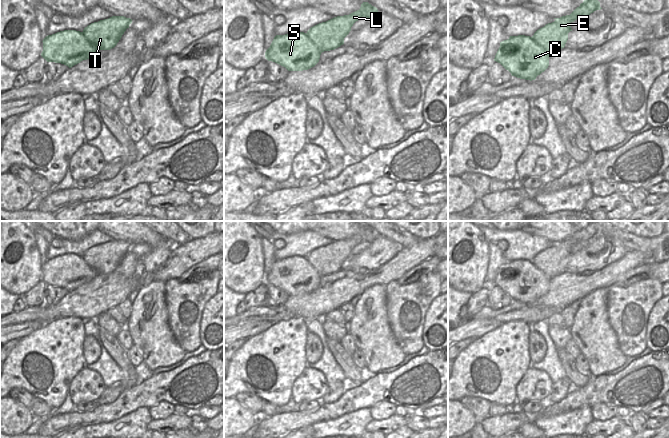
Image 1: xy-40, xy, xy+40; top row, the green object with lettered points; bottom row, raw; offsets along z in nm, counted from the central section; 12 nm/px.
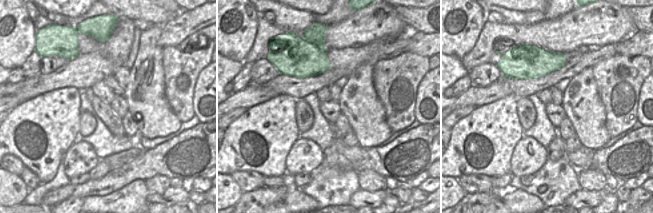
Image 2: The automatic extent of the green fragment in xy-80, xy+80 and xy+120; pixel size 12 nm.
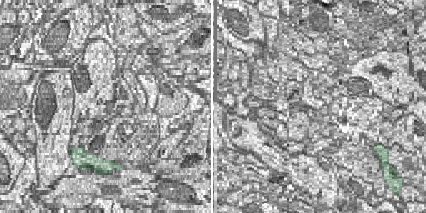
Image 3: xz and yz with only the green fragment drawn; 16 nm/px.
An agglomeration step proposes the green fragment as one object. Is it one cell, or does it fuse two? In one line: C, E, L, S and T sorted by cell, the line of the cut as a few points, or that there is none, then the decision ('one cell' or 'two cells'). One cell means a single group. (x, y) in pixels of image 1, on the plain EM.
groups C S / E L T; cut xy (305, 257), (321, 276); two cells

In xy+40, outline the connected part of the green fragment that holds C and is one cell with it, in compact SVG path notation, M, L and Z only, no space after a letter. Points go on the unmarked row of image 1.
M518 259L510 260L507 264L500 266L494 285L500 287L512 300L532 305L548 292L550 279L532 261Z

